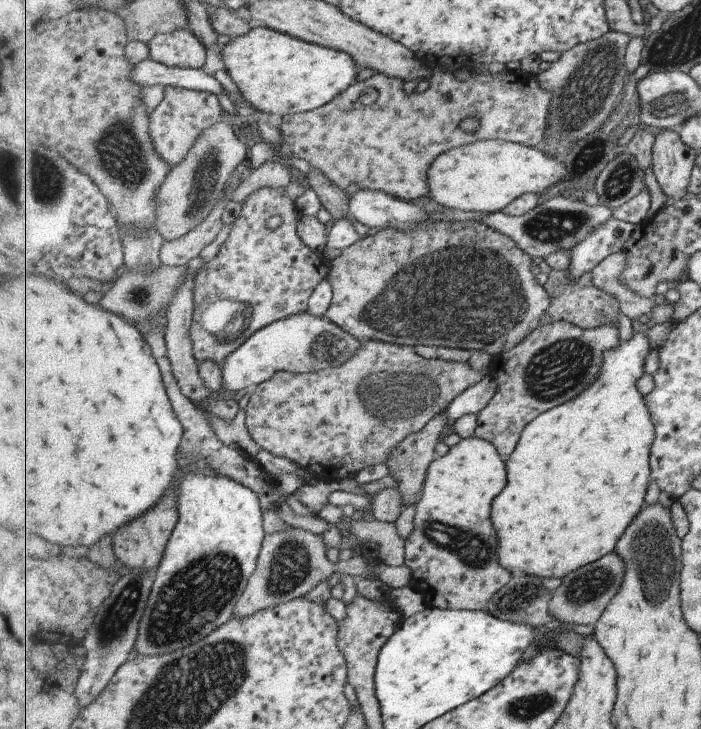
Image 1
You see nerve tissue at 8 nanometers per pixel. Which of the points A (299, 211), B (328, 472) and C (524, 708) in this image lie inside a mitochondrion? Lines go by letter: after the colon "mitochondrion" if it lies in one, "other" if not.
A: other
B: other
C: mitochondrion

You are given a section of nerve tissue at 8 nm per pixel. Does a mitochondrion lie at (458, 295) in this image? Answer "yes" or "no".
yes

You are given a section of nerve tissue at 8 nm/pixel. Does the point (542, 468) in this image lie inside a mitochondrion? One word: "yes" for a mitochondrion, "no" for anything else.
no

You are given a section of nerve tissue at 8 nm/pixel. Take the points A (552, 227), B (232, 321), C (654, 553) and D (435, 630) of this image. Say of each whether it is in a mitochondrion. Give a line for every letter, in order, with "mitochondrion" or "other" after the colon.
A: mitochondrion
B: mitochondrion
C: mitochondrion
D: other

